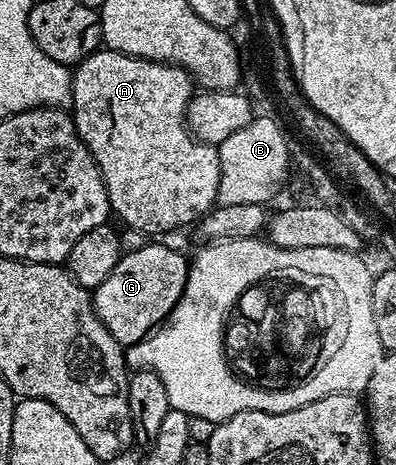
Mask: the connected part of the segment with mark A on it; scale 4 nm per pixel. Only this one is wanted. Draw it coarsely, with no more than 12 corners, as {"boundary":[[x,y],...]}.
{"boundary":[[107,47],[70,109],[111,212],[163,235],[217,204],[174,65]]}

